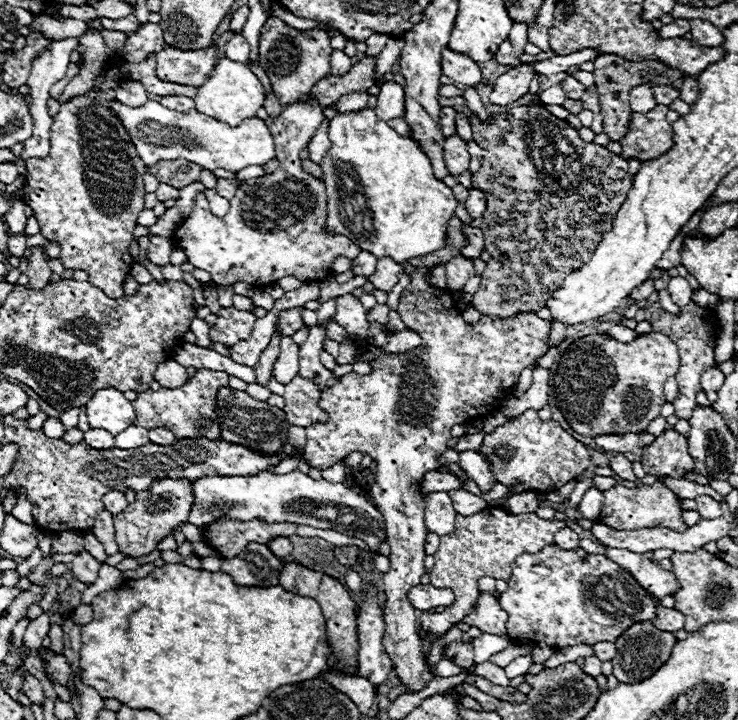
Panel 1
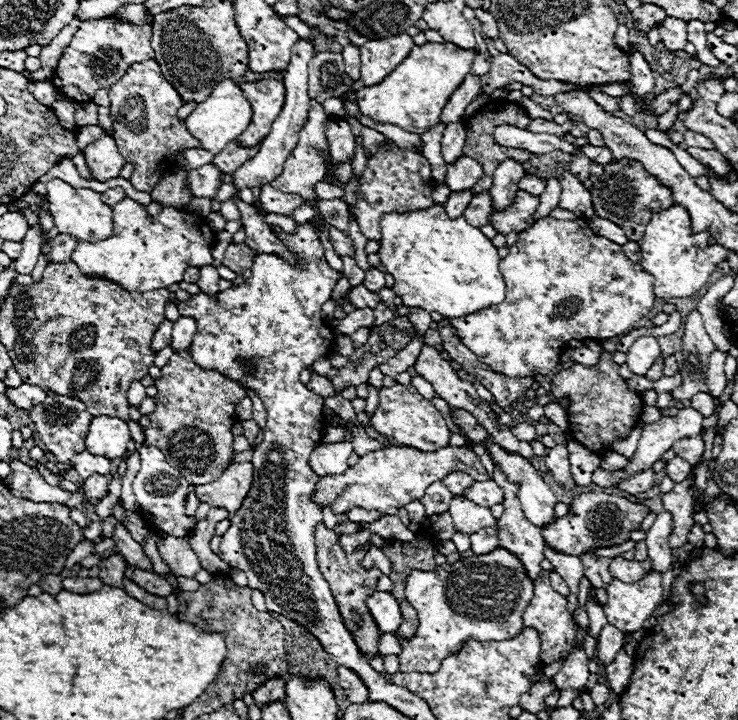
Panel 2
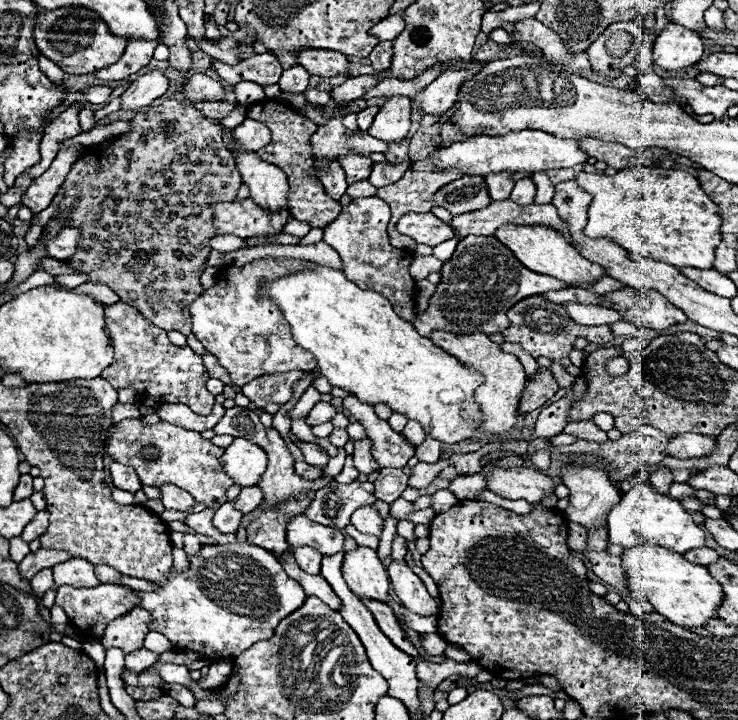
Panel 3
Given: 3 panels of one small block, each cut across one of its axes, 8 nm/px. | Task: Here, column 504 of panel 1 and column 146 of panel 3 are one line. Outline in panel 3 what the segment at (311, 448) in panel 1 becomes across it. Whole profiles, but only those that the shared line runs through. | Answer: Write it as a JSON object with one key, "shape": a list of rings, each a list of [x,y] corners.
{"shape":[[[118,302],[104,308],[106,326],[114,342],[114,362],[102,372],[114,388],[134,386],[138,396],[152,398],[156,404],[186,404],[192,412],[208,416],[212,412],[214,396],[206,390],[208,372],[202,364],[202,356],[194,354],[188,346],[176,346],[168,340],[166,330],[154,326],[132,306]]]}

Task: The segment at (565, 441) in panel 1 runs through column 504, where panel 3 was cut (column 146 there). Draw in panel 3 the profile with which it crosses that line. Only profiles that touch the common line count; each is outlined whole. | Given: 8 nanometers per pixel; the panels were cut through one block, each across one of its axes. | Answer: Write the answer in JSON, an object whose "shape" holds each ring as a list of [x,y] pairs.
{"shape":[[[126,418],[122,422],[116,422],[108,430],[106,452],[116,462],[132,466],[144,486],[174,484],[190,492],[196,502],[204,502],[208,508],[218,508],[224,502],[226,490],[234,484],[218,462],[218,458],[224,454],[224,448],[218,448],[210,440],[204,440],[198,432],[184,430],[168,422],[144,424],[140,418]]]}

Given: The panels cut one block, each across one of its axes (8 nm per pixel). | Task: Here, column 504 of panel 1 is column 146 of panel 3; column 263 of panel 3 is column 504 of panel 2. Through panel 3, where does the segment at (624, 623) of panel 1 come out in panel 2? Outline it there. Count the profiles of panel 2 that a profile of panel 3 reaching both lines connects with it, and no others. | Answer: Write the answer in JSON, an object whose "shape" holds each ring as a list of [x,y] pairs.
{"shape":[[[496,548],[488,554],[474,554],[470,558],[460,558],[456,564],[442,564],[434,572],[412,572],[406,584],[406,598],[412,602],[414,610],[418,612],[418,630],[416,638],[400,640],[402,654],[400,672],[436,672],[442,660],[462,648],[466,640],[510,640],[516,638],[522,630],[522,614],[528,608],[530,600],[534,598],[534,582],[528,578],[524,564],[508,550]]]}

